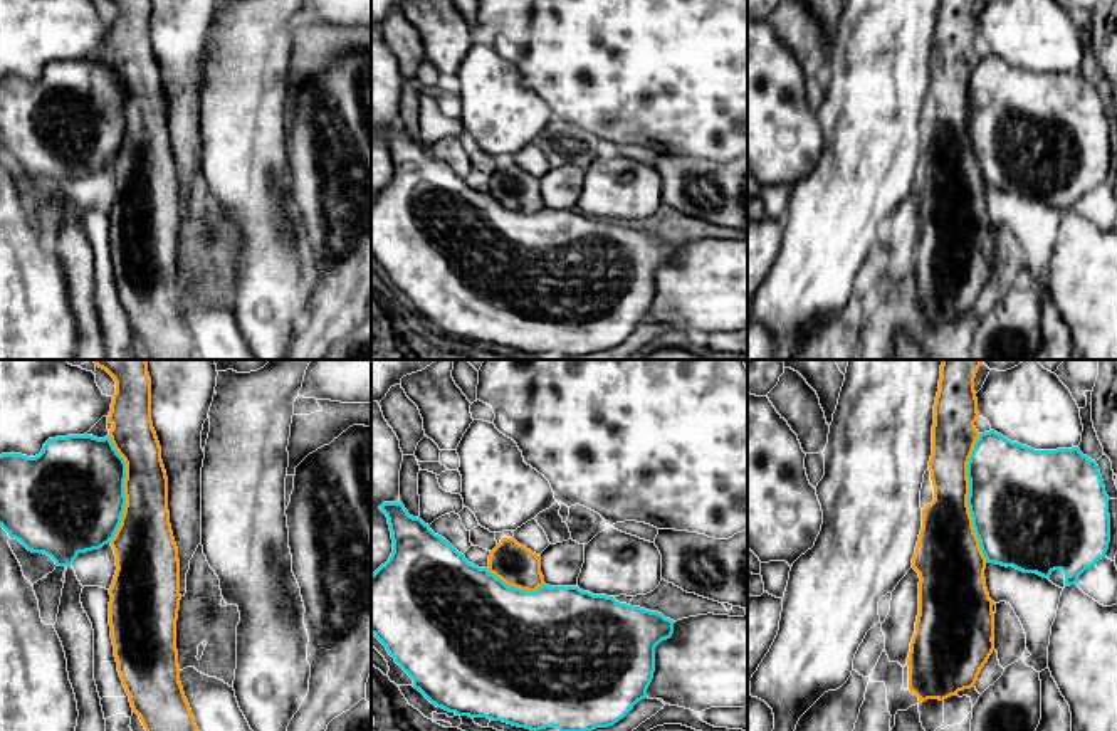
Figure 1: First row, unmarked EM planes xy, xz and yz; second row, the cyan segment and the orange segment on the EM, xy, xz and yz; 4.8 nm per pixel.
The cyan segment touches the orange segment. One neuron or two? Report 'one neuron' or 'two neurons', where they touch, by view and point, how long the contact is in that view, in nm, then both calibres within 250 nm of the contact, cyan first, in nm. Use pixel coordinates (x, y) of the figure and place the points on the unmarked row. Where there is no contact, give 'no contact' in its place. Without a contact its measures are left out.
two neurons | yz (968, 121) | 600 nm | 500/280 nm

